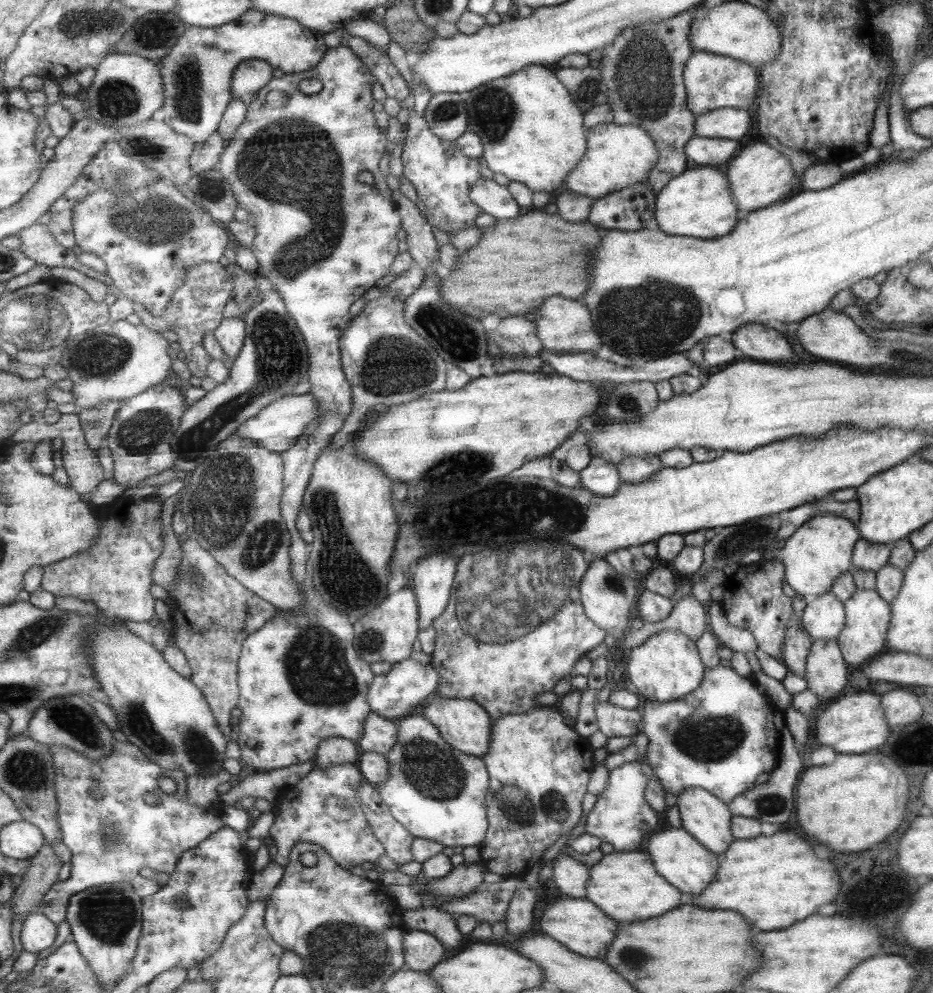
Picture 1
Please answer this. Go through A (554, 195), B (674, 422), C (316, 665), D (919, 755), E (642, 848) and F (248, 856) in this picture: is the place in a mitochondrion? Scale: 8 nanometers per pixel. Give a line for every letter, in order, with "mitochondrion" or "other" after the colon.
A: other
B: other
C: mitochondrion
D: other
E: other
F: other

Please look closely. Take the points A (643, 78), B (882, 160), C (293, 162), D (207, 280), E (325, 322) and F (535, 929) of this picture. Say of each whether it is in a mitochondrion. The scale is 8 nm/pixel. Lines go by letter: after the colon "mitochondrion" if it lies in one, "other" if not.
A: mitochondrion
B: other
C: mitochondrion
D: other
E: other
F: other

